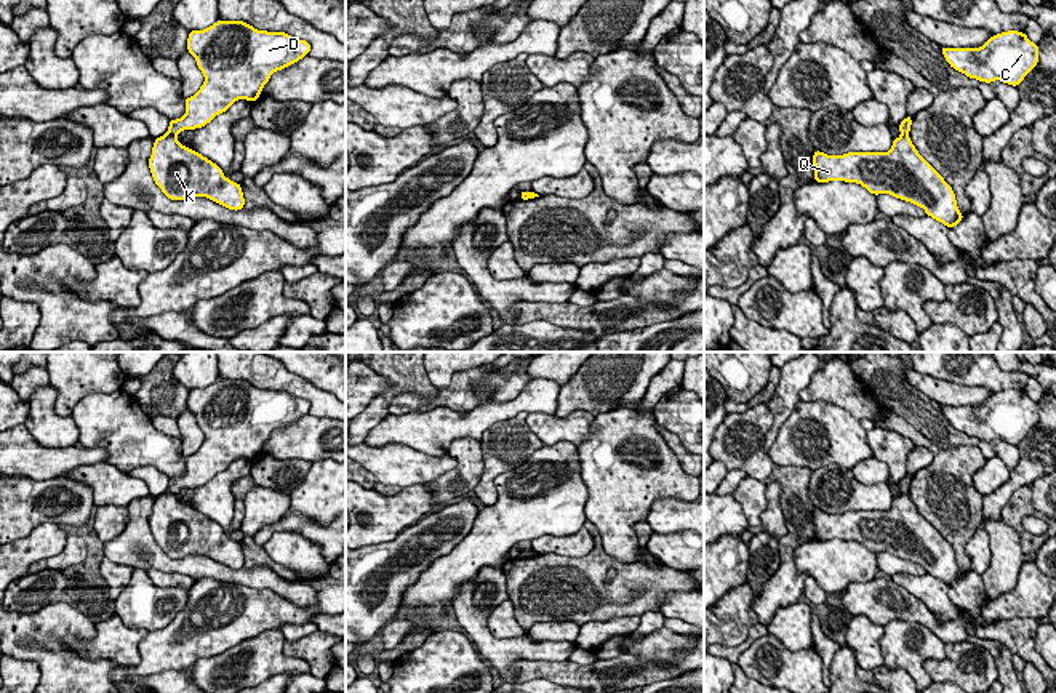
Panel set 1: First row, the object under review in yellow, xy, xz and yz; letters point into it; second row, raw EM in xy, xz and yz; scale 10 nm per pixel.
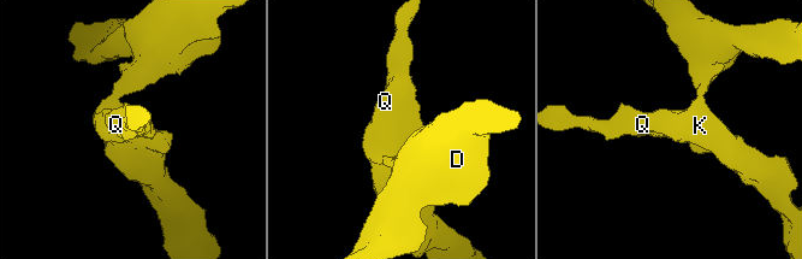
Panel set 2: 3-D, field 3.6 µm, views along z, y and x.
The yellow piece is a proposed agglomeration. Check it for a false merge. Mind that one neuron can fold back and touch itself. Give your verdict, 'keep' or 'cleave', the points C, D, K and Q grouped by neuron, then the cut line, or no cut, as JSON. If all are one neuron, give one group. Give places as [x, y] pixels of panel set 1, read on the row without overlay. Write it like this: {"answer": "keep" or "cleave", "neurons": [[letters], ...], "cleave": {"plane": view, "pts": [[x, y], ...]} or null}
{"answer": "cleave", "neurons": [["C", "D"], ["K", "Q"]], "cleave": {"plane": "xy", "pts": [[168, 490], [175, 495]]}}

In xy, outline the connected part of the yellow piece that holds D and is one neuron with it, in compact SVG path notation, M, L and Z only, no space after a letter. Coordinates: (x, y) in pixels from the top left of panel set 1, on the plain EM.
M222 379L190 389L187 410L205 434L200 448L186 456L186 472L170 479L168 491L202 487L235 459L254 461L275 429L310 410L310 402L285 391L258 389L243 379Z

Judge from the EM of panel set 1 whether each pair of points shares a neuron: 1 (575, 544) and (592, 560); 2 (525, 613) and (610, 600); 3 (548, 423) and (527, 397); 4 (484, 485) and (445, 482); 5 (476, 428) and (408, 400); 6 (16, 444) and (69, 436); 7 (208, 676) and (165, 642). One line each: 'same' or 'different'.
1: different
2: same
3: different
4: different
5: different
6: different
7: different

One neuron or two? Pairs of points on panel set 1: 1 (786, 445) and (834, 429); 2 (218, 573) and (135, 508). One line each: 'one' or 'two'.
1: one
2: one

